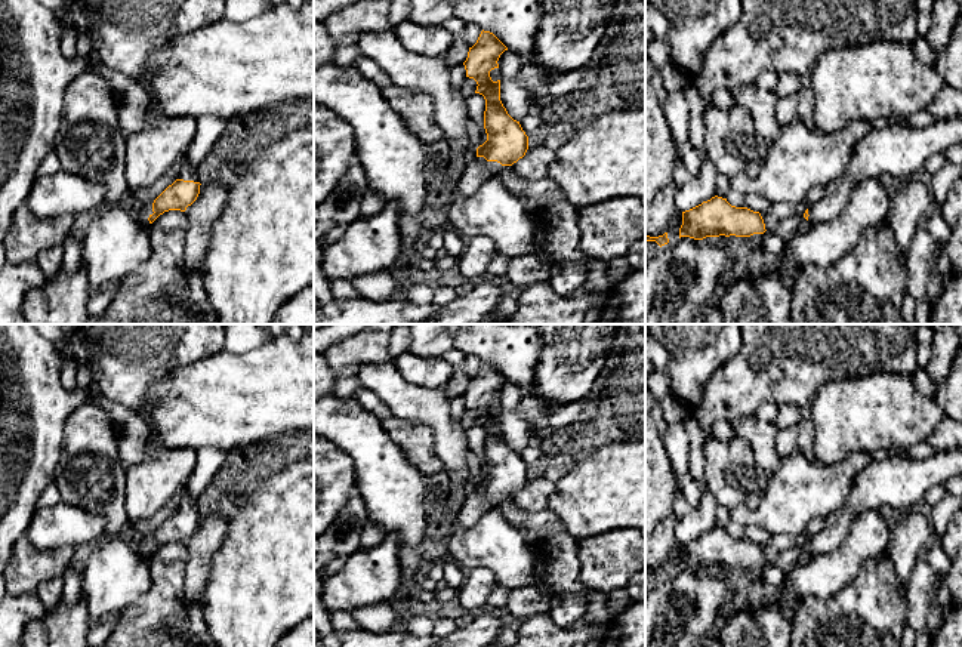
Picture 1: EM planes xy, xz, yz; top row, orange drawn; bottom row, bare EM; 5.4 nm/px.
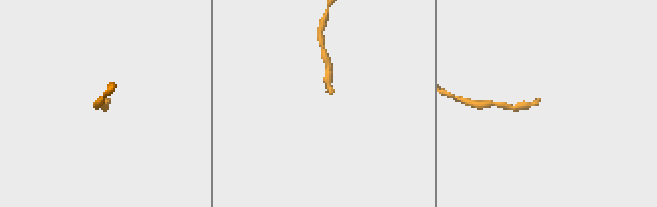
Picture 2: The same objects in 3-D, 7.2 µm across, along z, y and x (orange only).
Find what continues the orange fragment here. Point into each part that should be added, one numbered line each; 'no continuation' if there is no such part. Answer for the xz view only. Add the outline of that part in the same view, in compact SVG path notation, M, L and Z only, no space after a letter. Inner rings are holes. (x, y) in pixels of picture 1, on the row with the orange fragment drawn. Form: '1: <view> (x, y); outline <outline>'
1: xz (477, 171); outline M471 157L459 181L456 182L456 194L472 195L490 178L499 175L502 164L487 161L484 157Z

